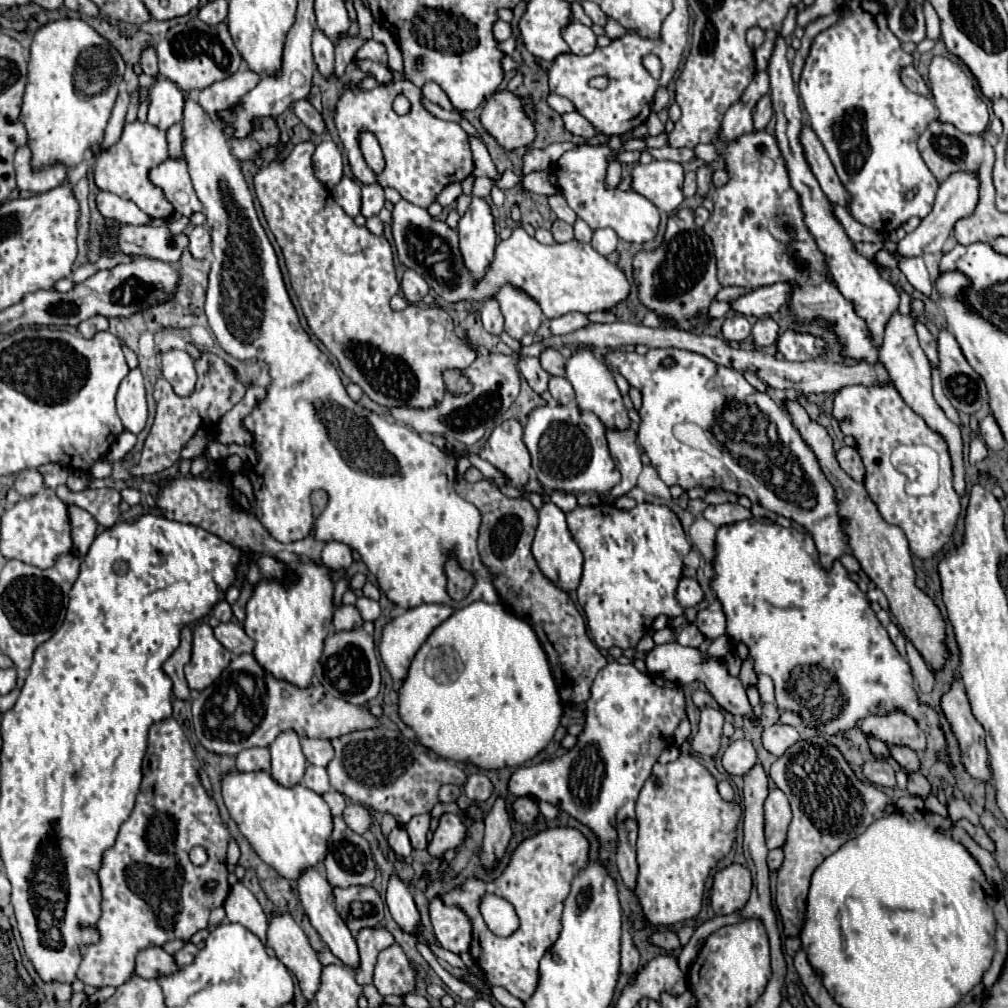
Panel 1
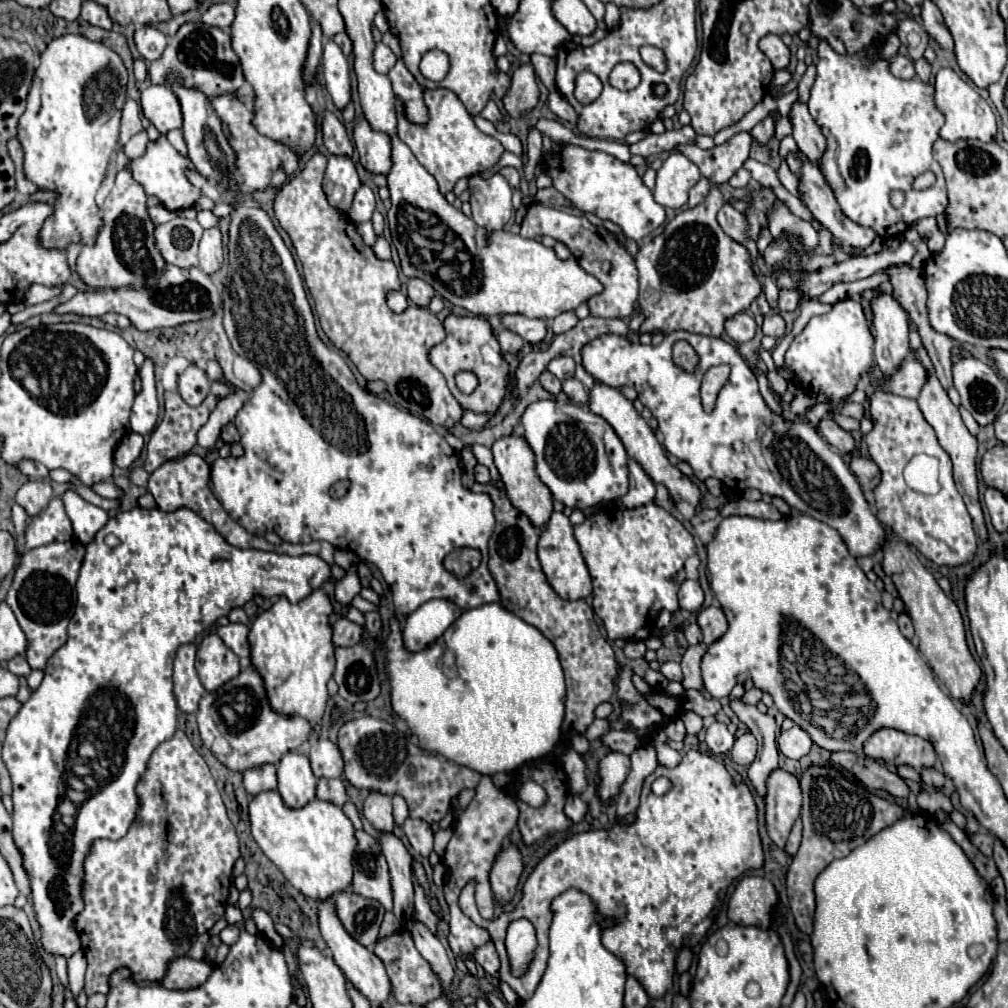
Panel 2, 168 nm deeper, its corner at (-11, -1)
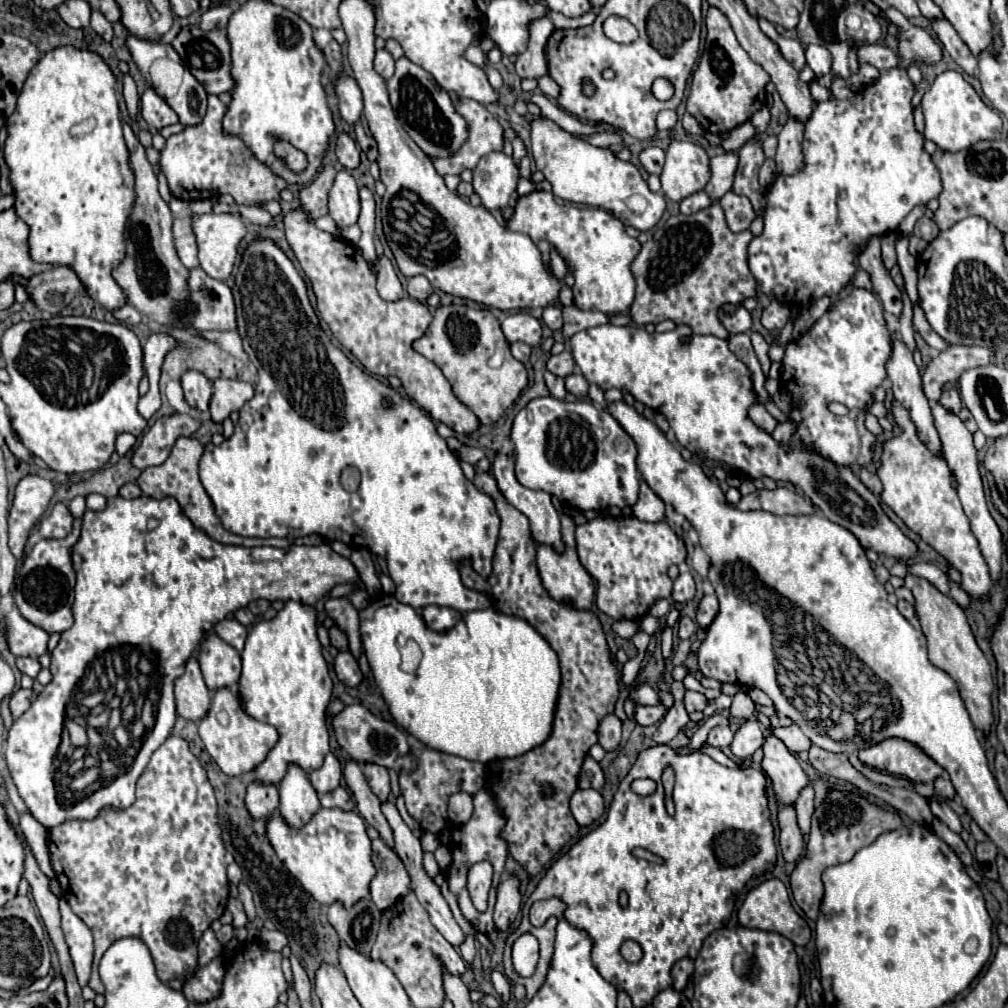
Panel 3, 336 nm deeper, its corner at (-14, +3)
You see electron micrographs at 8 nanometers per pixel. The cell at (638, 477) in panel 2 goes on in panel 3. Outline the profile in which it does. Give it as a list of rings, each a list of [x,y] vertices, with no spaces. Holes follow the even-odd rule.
[[[641,481],[641,493],[639,501],[633,507],[633,515],[647,523],[659,523],[665,519],[665,503],[651,491],[645,481]]]

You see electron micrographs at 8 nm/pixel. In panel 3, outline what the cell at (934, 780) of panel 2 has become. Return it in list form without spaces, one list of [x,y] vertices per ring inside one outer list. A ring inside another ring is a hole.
[[[939,777],[935,781],[935,793],[939,797],[943,797],[943,799],[953,799],[955,797],[955,789],[953,789],[953,785],[951,785],[951,781],[947,777]]]

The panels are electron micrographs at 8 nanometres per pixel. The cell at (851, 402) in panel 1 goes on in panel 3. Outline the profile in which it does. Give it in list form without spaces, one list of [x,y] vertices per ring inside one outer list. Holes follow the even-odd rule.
[[[893,401],[891,413],[895,417],[897,427],[901,429],[901,435],[889,439],[883,447],[881,467],[877,471],[883,483],[881,501],[887,503],[905,521],[905,525],[911,531],[921,535],[923,541],[935,547],[953,567],[961,571],[963,575],[961,587],[967,591],[971,599],[987,599],[993,587],[991,577],[989,577],[989,567],[979,551],[979,543],[975,535],[971,533],[969,519],[963,513],[957,491],[951,487],[951,481],[949,481],[951,471],[945,459],[933,455],[917,439],[915,425],[911,423],[907,409],[899,401]]]

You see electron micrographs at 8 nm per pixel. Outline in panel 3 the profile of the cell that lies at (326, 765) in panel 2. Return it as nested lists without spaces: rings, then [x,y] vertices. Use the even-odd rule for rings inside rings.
[[[327,753],[323,767],[309,773],[309,781],[317,795],[325,795],[327,791],[333,791],[341,783],[341,763],[333,753]]]

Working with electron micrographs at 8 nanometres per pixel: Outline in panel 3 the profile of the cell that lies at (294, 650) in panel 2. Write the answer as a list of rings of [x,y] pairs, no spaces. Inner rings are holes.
[[[287,601],[271,621],[255,623],[247,635],[241,659],[243,673],[239,679],[239,699],[243,711],[279,731],[279,741],[271,747],[265,761],[255,767],[253,779],[267,785],[279,785],[289,765],[299,765],[303,771],[321,767],[329,751],[325,709],[331,699],[333,683],[321,655],[313,607]]]

